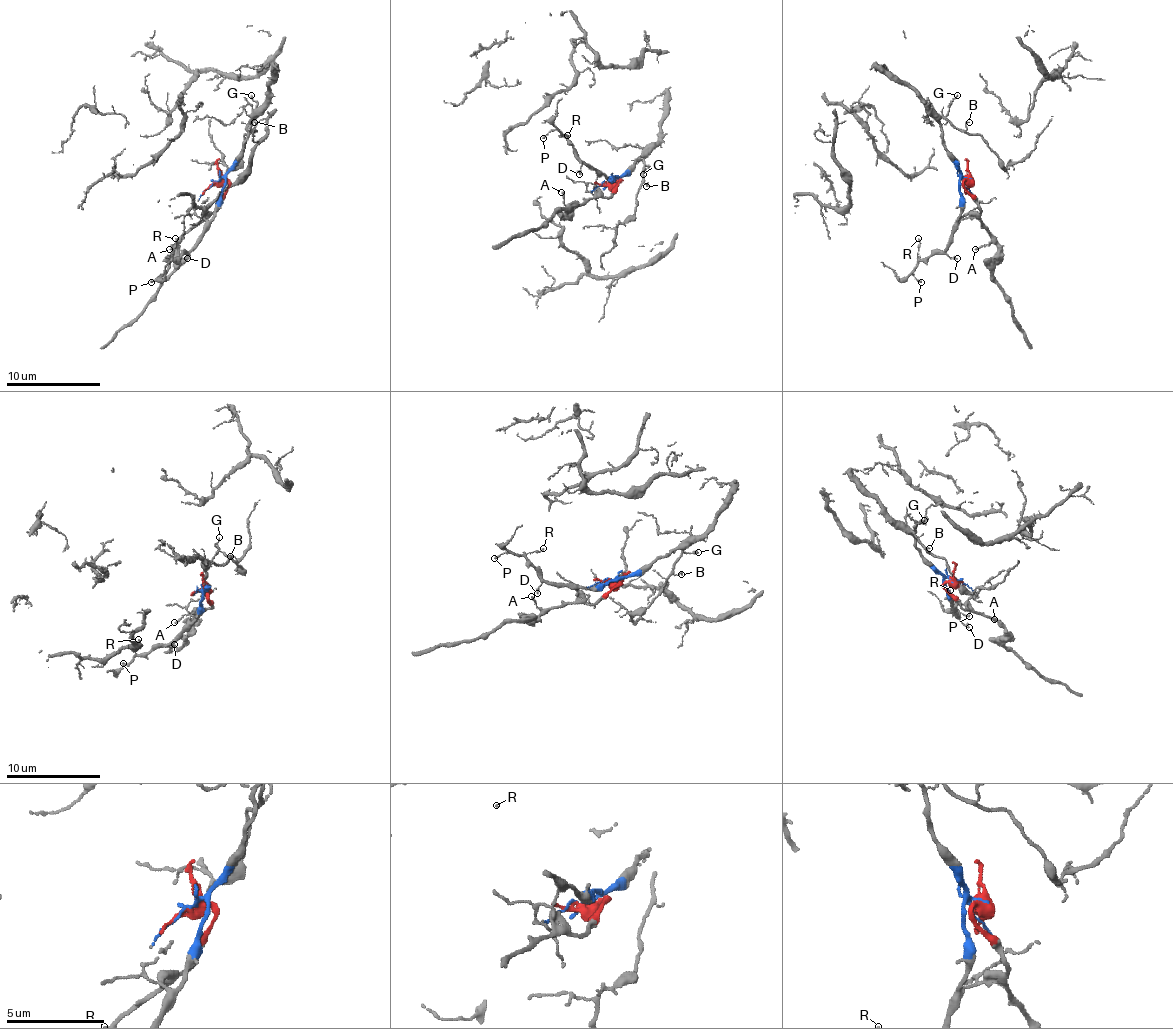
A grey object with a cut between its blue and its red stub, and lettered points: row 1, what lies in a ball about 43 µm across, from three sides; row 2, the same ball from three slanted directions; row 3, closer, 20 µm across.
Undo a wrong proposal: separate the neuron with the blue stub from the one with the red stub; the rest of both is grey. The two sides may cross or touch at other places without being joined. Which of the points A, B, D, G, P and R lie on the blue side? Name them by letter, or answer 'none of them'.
B, D, G, P, R

